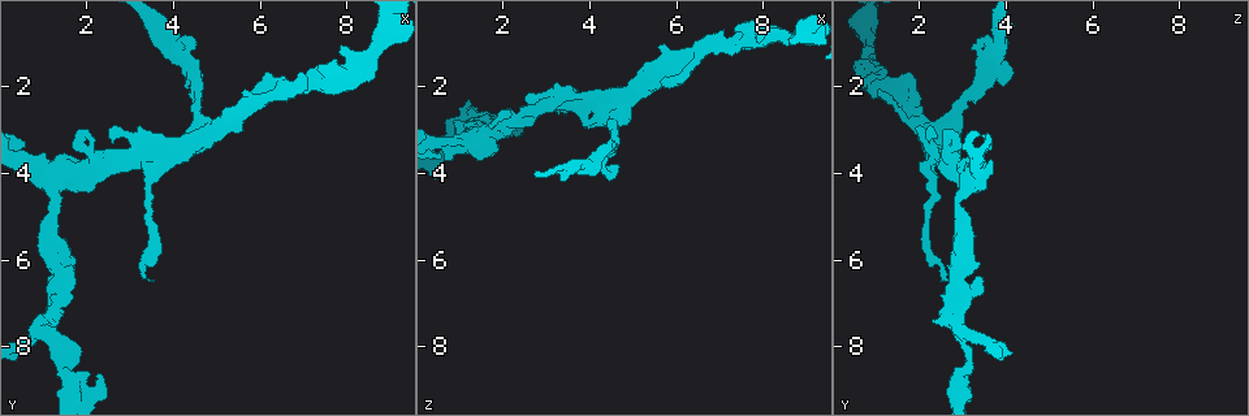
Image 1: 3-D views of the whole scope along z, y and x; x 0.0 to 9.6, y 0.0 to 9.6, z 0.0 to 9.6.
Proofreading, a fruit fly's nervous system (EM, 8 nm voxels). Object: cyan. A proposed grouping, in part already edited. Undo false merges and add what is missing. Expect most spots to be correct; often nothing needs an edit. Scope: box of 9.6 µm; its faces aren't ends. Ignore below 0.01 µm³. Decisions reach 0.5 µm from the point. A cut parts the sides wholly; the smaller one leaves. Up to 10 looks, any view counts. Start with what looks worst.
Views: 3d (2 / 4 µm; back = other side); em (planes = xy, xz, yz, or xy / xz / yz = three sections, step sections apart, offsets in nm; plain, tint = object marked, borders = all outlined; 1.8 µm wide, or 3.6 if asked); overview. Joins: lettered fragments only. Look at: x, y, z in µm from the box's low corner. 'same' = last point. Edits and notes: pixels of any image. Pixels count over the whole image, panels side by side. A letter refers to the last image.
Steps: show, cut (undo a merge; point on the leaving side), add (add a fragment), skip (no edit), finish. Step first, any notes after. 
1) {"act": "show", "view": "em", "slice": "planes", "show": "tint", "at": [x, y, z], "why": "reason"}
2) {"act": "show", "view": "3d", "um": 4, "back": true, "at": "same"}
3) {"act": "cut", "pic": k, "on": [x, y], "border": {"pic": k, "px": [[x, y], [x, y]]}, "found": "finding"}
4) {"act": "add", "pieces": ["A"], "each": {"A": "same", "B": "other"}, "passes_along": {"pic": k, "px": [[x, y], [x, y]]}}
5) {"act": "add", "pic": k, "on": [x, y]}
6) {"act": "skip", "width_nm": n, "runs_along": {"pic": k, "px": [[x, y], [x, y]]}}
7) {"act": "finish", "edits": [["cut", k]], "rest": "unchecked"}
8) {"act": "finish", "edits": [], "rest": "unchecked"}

{"act": "show", "view": "em", "slice": "planes", "show": "borders", "at": [1.50, 3.90, 3.00], "why": "arms run side by side"}

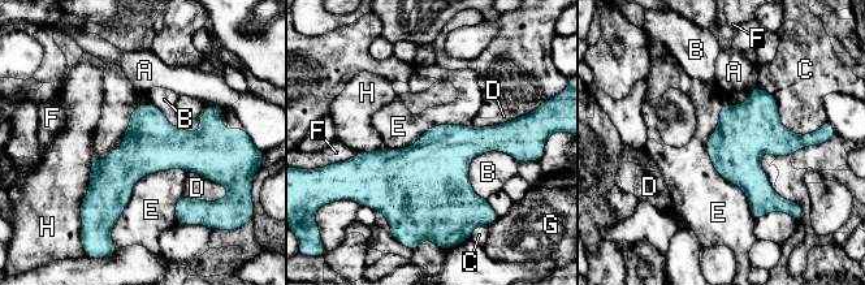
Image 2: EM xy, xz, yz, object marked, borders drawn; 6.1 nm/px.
{"act": "skip", "longest_contact_nm": ["E", 750], "each": {"A": "other", "B": "other", "C": "other", "D": "other", "E": "other", "F": "other", "G": "other", "H": "other"}, "border": {"pic": 2, "px": [[721, 106], [706, 152], [755, 219]]}, "found": "one neuron here"}

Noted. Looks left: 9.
{"act": "show", "view": "em", "um": 3.6, "slice": "planes", "show": "plain", "at": [3.75, 3.65, 2.35], "why": "small branch off a trunk"}

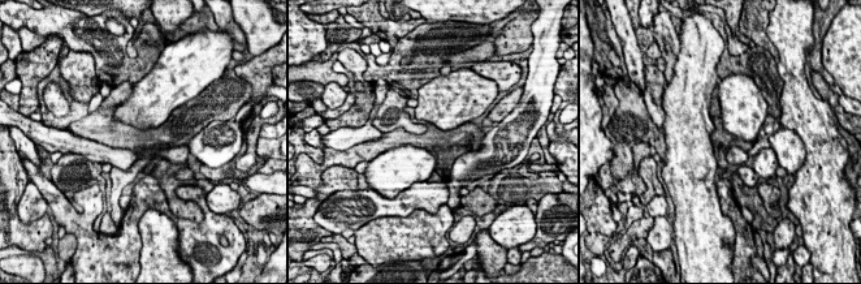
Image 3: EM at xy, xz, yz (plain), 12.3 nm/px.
{"act": "show", "view": "em", "um": 3.6, "slice": "planes", "show": "borders", "at": "same", "why": "see the neighbours"}

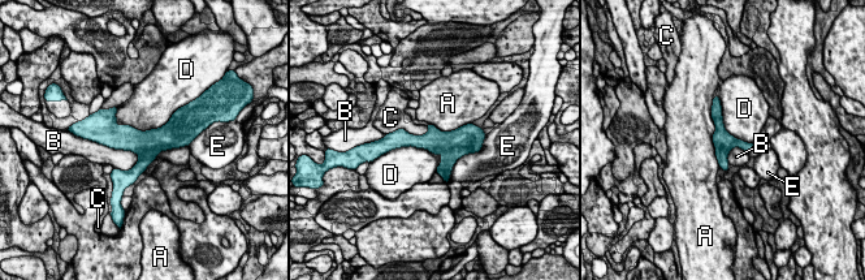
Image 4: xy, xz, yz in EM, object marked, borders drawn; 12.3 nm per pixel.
{"act": "skip", "width_nm": 240, "each": {"A": "other", "B": "other", "C": "other", "D": "other", "E": "other"}, "border": {"pic": 4, "px": [[177, 110], [158, 128], [113, 124]]}, "found": "all the same neuron"}

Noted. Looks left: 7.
{"act": "show", "view": "3d", "um": 2, "at": [4.50, 2.00, 3.30], "why": "sharp bend"}

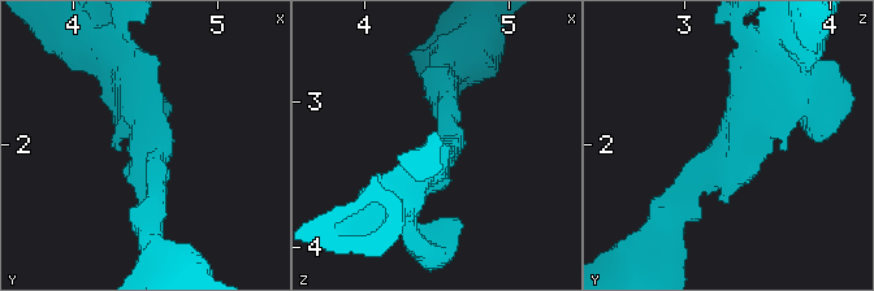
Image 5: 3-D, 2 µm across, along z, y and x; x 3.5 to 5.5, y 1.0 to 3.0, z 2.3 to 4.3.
{"act": "show", "view": "em", "slice": "xz", "step": 16, "show": "borders", "at": [4.52, 1.98, 3.32], "why": "need the tissue"}

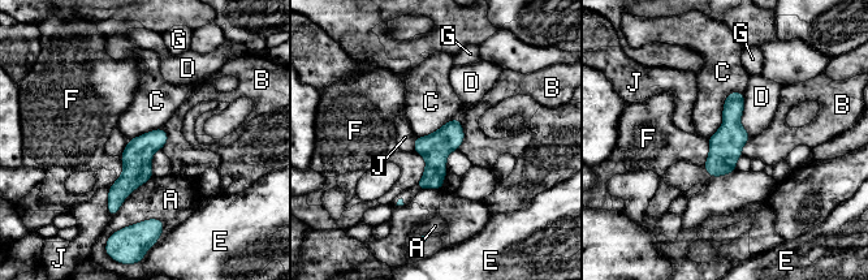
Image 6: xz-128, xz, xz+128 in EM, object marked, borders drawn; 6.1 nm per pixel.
{"act": "skip", "each": {"A": "other", "B": "other", "C": "other", "D": "other", "E": "other", "F": "other", "G": "other", "J": "other"}, "found": "continuous, no second neuron"}

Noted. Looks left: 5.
{"act": "show", "view": "em", "slice": "planes", "show": "borders", "at": [1.20, 7.30, 2.75], "why": "arms run side by side"}

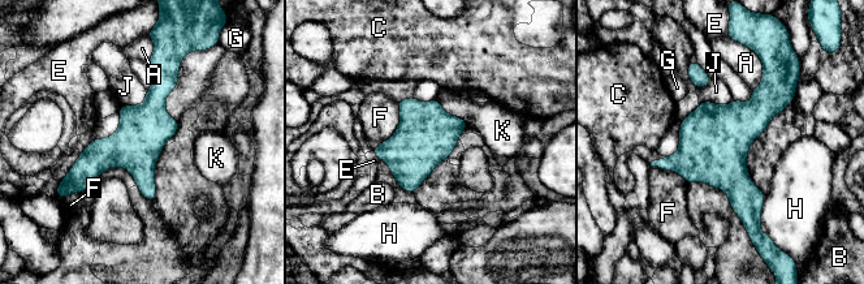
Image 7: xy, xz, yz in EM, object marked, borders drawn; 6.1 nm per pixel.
{"act": "skip", "width_nm": 300, "each": {"A": "other", "B": "other", "C": "other", "E": "other", "F": "other", "G": "other", "H": "other", "J": "other", "K": "other"}, "border": {"pic": 7, "px": [[437, 98], [469, 127]]}, "found": "continuous, no second neuron"}

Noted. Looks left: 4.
{"act": "finish", "edits": [], "rest": "unchecked"}

